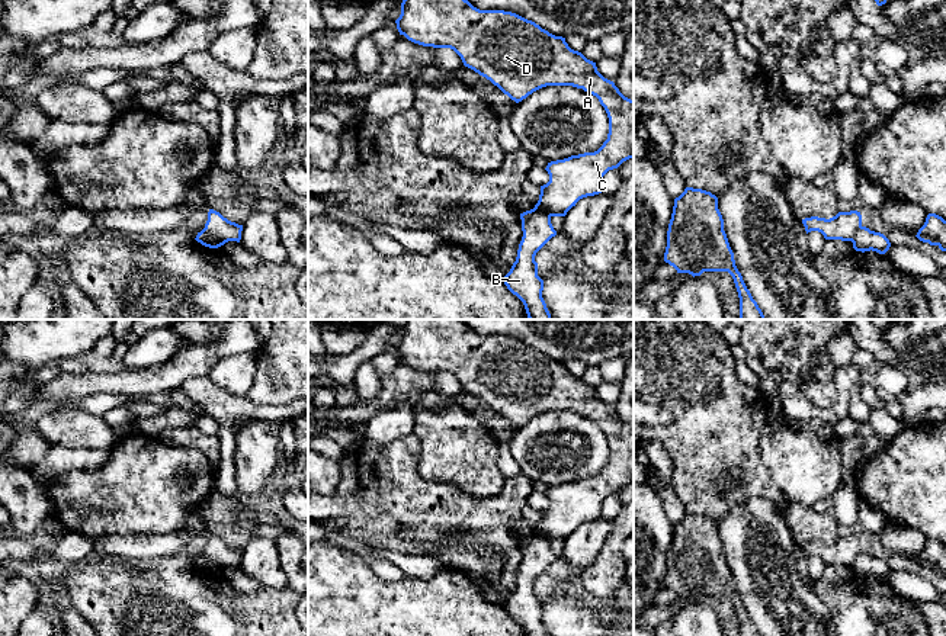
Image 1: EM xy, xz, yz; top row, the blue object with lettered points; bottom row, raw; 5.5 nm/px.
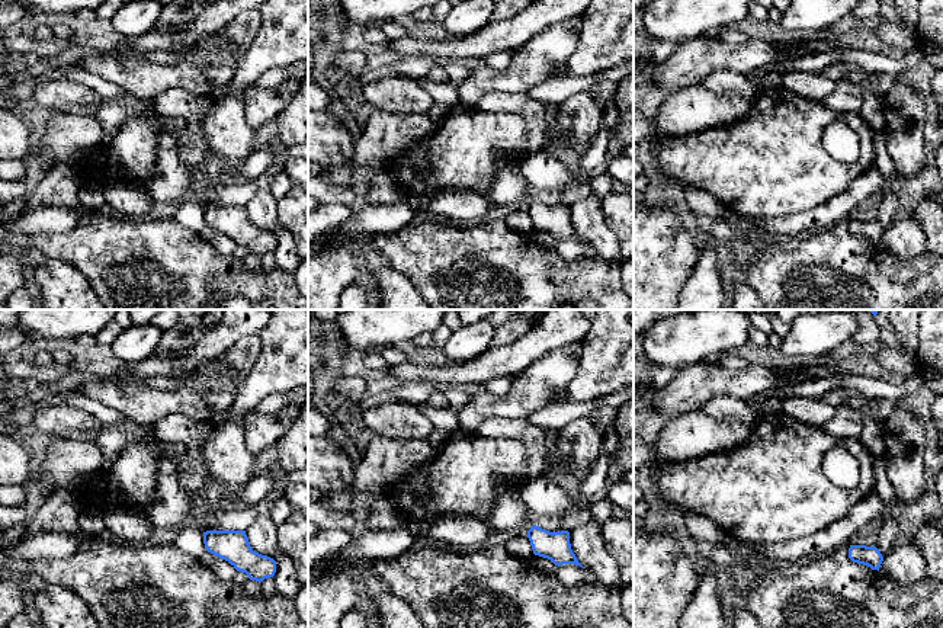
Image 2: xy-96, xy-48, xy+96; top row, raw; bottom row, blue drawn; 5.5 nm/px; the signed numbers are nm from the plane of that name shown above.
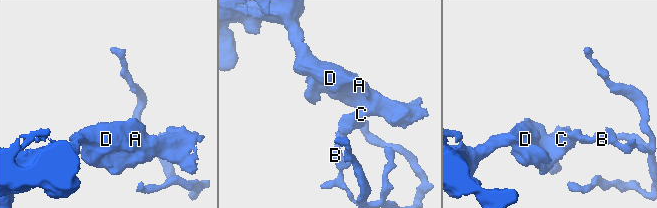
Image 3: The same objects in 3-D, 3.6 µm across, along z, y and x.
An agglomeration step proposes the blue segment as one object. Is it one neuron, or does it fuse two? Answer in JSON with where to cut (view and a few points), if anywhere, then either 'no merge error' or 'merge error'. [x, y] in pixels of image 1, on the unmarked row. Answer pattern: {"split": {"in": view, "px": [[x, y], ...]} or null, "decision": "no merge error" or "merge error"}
{"split": {"in": "xy", "px": [[204, 553], [223, 569]]}, "decision": "merge error"}

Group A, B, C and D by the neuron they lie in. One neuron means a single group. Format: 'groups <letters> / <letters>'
groups A C D / B

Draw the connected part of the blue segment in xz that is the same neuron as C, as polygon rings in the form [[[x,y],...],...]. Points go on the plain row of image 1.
[[[408,319],[395,348],[400,360],[414,369],[453,375],[465,392],[490,405],[516,428],[546,411],[573,411],[599,424],[609,443],[607,465],[594,478],[548,488],[545,495],[549,507],[541,511],[535,536],[549,543],[565,542],[580,524],[602,518],[602,505],[609,495],[634,484],[634,425],[605,404],[596,388],[571,375],[565,363],[555,362],[512,337],[480,335],[461,319]]]

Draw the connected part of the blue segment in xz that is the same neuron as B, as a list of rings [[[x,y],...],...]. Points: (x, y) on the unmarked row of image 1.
[[[535,536],[520,539],[523,562],[517,582],[503,607],[526,636],[548,636],[542,623],[543,606],[538,601],[536,578],[557,560],[551,543]]]

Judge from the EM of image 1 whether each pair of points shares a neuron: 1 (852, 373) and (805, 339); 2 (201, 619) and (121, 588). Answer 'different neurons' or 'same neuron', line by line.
1: different neurons
2: same neuron

